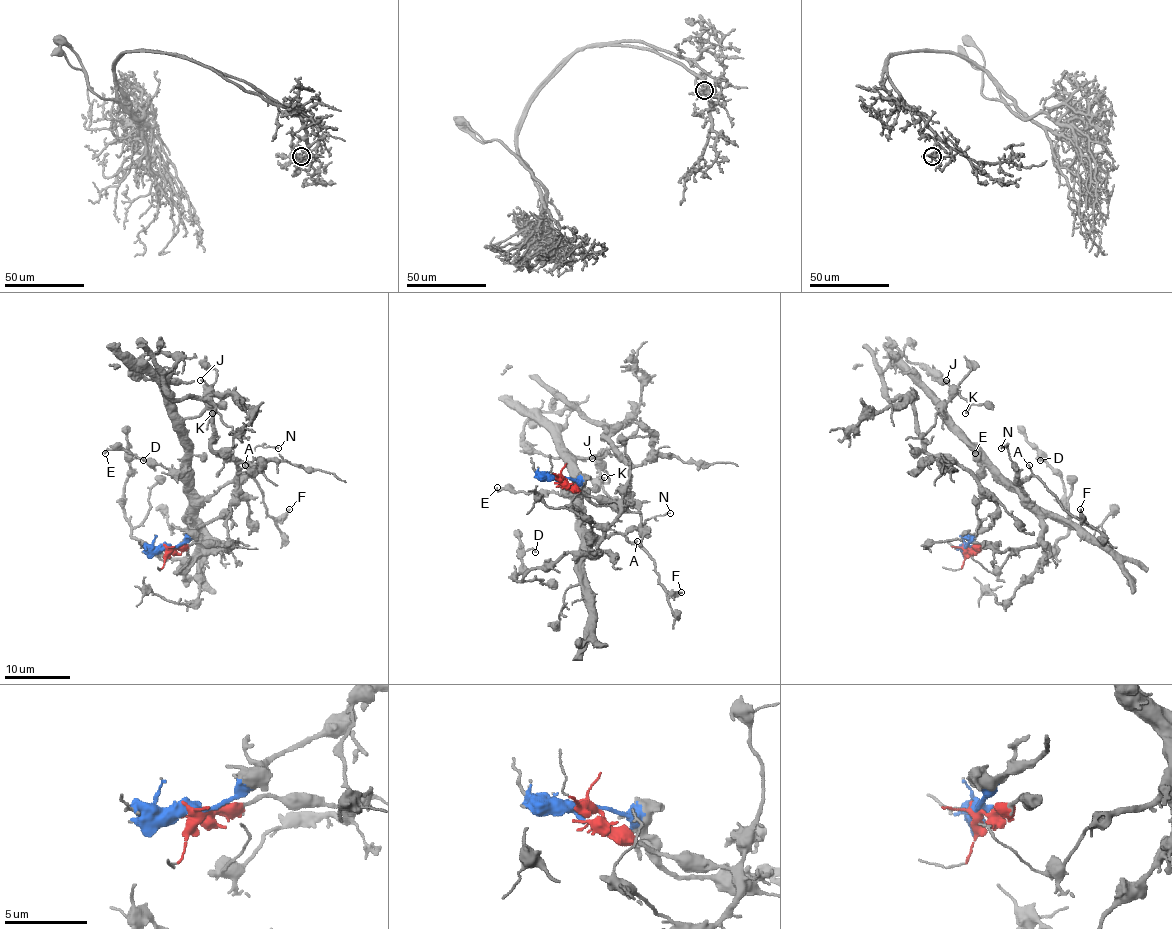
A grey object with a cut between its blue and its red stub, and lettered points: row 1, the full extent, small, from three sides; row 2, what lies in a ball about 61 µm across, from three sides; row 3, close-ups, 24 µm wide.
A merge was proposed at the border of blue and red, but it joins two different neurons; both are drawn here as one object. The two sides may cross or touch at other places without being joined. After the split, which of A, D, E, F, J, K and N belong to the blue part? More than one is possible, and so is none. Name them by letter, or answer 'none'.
none

